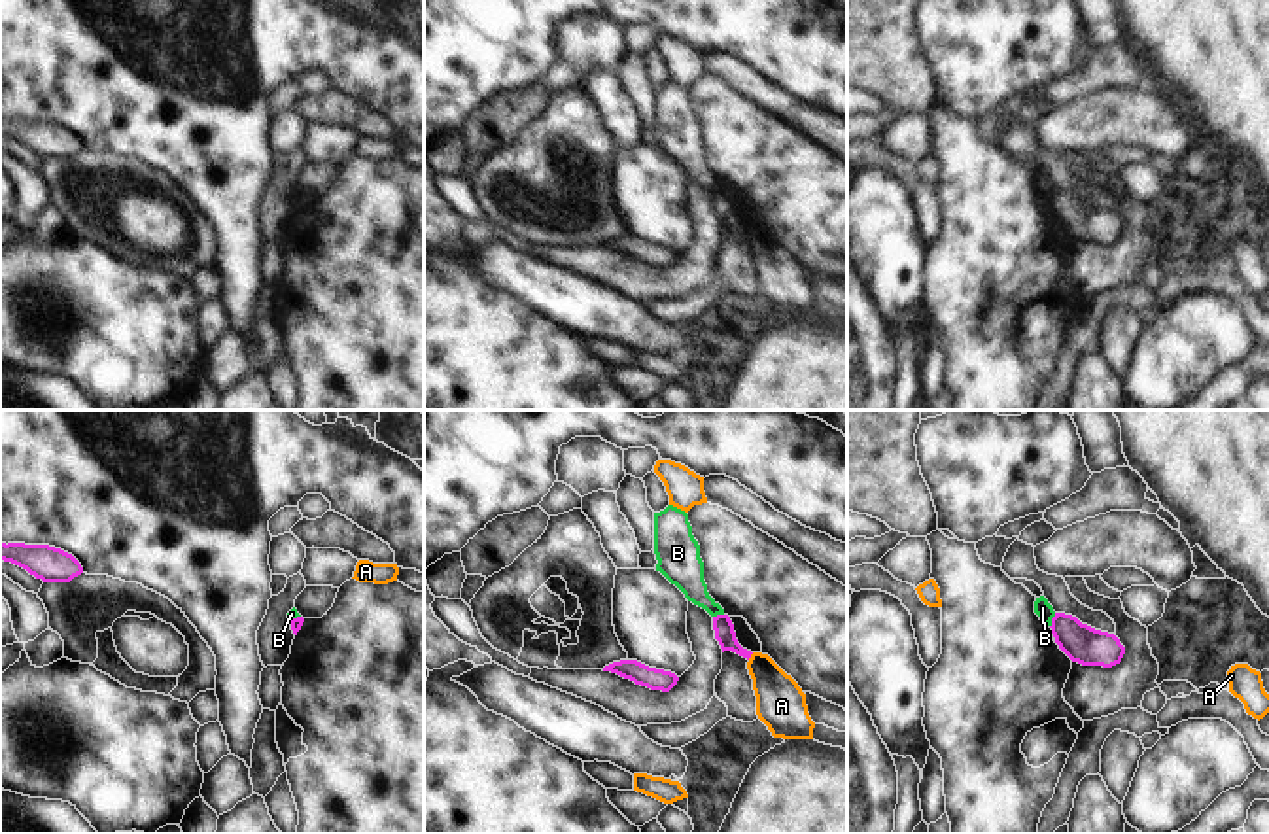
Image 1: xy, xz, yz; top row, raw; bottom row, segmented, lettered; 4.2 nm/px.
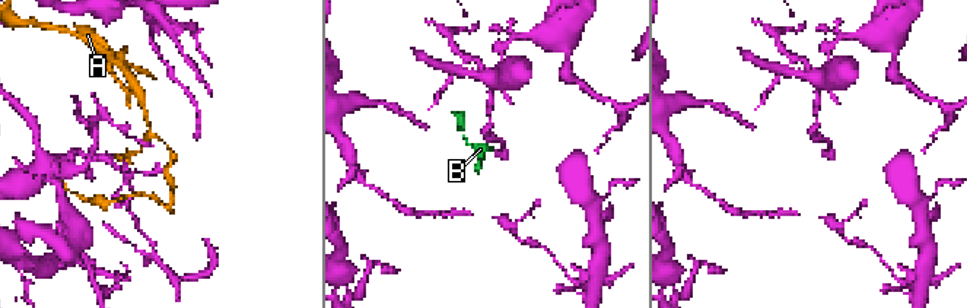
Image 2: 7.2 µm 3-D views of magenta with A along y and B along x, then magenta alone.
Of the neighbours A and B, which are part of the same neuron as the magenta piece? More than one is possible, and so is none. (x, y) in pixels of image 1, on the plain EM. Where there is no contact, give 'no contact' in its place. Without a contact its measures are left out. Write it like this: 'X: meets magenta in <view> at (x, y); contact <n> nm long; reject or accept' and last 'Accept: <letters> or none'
A: meets magenta in xz at (749, 233); contact 40 nm long; reject
B: meets magenta in yz at (1052, 197); contact 70 nm long; reject
Accept: none

